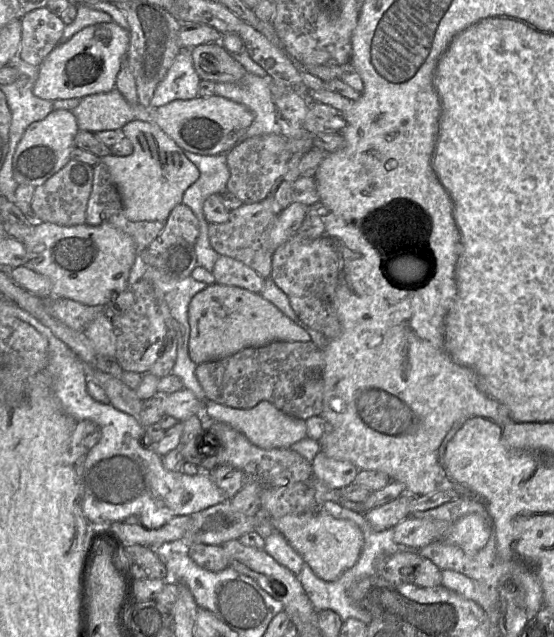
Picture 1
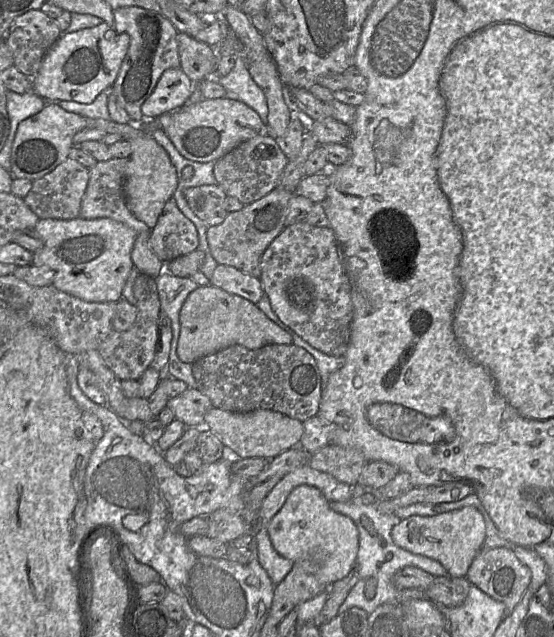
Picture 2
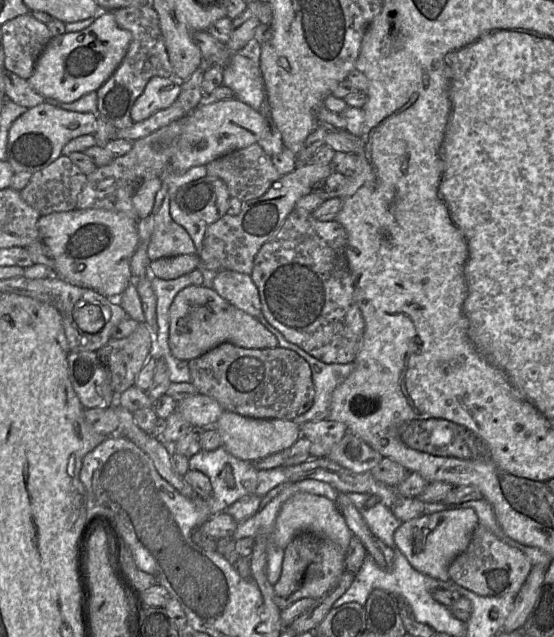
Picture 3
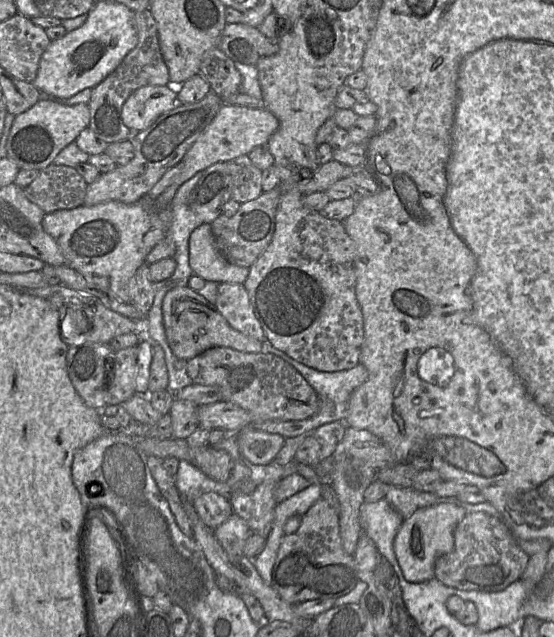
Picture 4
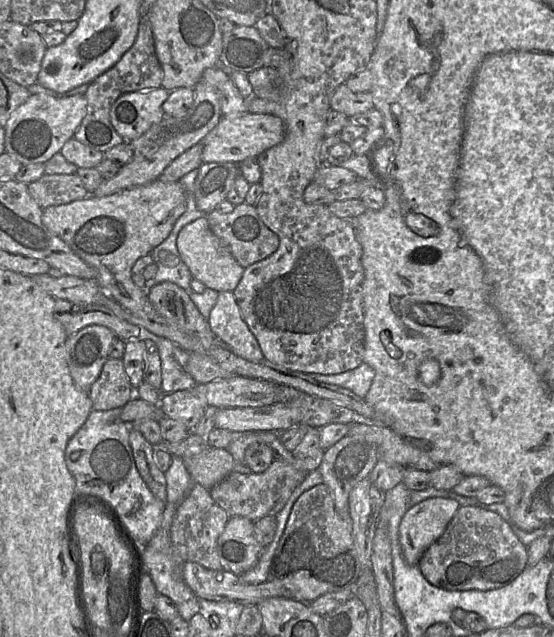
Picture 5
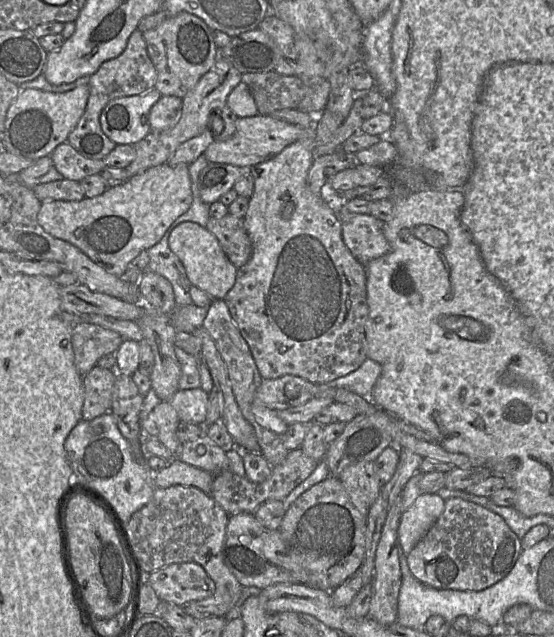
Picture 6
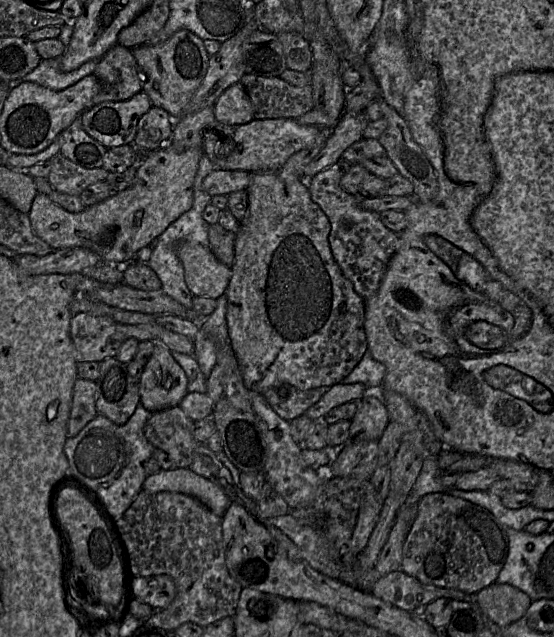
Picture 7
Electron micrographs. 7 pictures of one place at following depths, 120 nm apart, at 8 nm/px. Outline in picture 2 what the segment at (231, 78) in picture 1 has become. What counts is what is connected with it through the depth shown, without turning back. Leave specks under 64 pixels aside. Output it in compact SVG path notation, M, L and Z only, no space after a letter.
M178 32L177 36L179 68L192 82L201 82L215 76L218 64L215 46L199 42L195 38Z

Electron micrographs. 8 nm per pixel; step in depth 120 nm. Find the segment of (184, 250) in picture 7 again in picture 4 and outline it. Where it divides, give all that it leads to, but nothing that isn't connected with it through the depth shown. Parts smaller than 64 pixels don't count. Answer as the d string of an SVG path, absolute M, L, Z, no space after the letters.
M202 223L189 236L189 265L205 281L243 284L249 268L228 262L217 248L211 224Z

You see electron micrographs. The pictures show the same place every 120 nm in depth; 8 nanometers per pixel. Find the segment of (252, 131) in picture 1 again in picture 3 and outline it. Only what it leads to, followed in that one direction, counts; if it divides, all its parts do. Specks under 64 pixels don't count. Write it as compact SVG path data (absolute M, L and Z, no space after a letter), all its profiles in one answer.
M233 54L224 67L222 85L230 88L236 99L255 110L260 109L265 98L265 88L259 63L241 54Z

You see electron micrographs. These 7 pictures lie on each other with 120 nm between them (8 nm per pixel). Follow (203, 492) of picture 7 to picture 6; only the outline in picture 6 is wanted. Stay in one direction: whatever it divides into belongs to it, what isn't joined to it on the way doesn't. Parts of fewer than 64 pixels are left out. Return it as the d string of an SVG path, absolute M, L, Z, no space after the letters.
M173 459L163 470L153 476L155 488L169 488L176 485L193 486L210 494L214 475L199 468Z

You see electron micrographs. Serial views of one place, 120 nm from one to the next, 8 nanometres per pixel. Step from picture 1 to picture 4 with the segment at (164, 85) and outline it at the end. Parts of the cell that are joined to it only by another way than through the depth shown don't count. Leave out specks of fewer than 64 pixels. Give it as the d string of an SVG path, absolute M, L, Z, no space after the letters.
M143 86L129 95L122 107L121 119L130 131L140 132L177 104L177 93L168 86Z

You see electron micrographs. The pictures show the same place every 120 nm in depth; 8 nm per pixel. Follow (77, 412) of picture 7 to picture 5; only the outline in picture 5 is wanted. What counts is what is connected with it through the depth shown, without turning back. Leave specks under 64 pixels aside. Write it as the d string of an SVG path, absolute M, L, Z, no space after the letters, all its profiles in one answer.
M122 358L106 361L98 379L90 387L88 396L95 411L122 408L135 396Z

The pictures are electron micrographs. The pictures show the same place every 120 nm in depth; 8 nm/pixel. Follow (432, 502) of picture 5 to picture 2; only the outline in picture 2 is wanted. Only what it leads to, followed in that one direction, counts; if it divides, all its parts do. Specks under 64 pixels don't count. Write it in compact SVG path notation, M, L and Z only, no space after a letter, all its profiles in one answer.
M472 506L435 516L410 516L393 526L393 543L413 554L422 555L441 563L453 578L465 577L471 563L482 549L486 535L482 514Z

